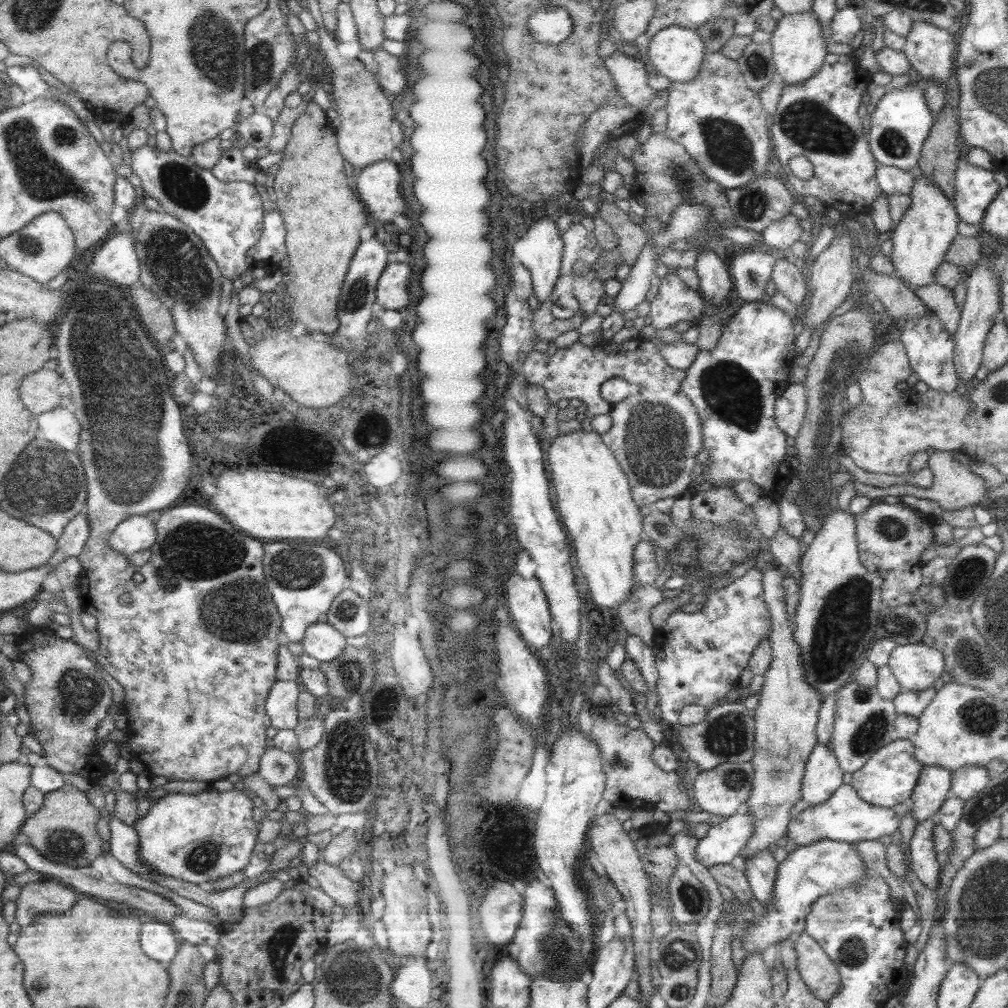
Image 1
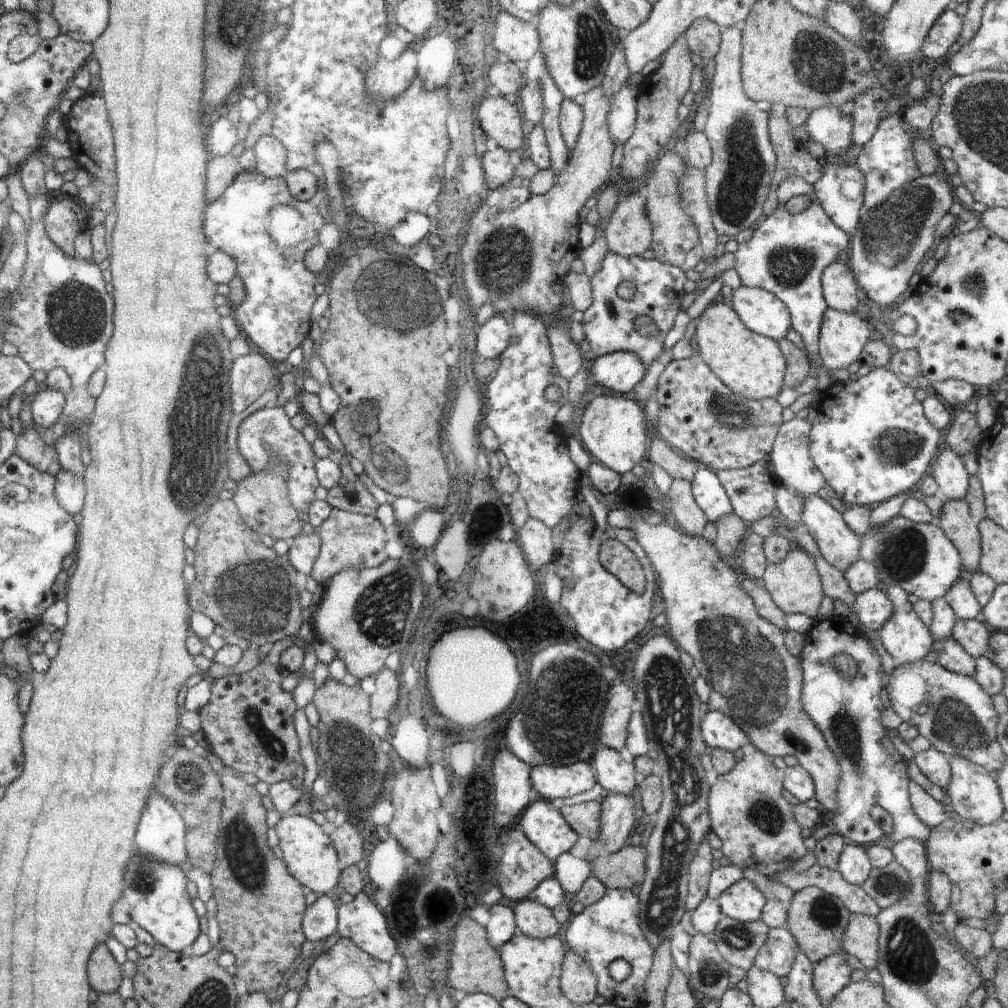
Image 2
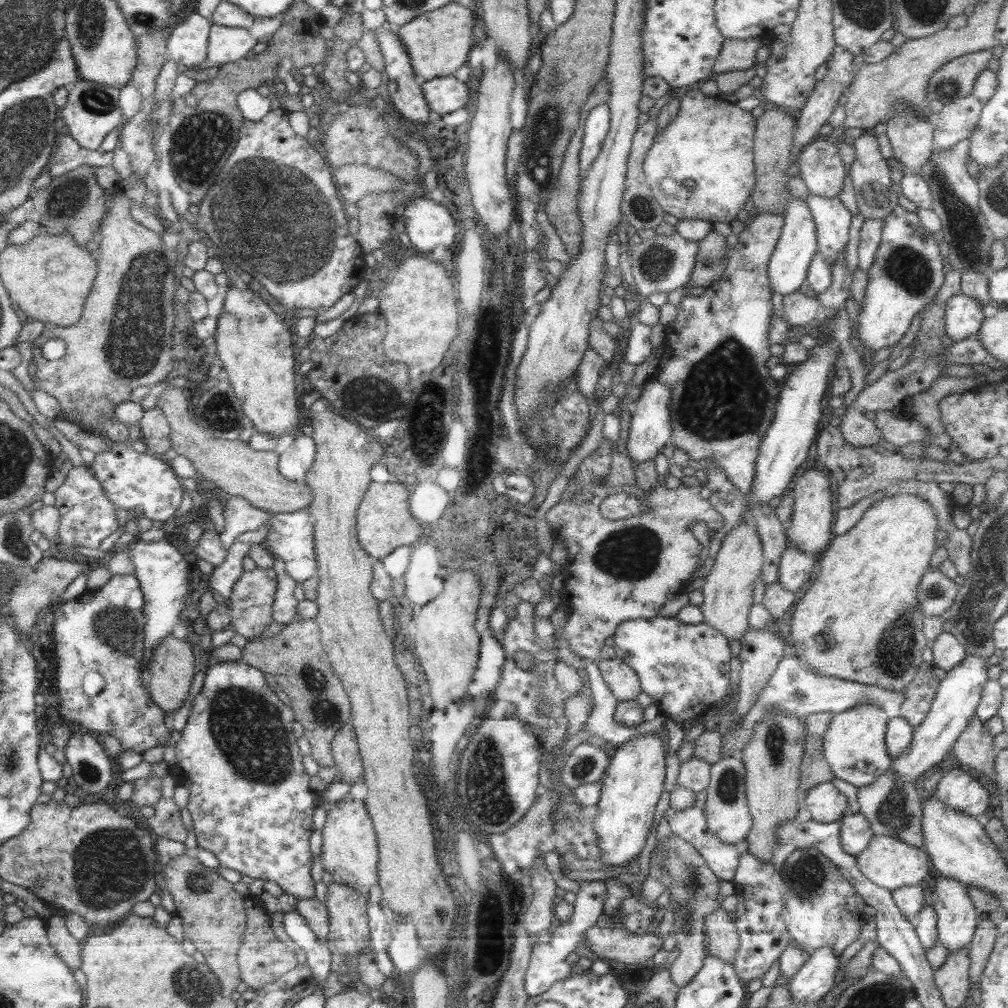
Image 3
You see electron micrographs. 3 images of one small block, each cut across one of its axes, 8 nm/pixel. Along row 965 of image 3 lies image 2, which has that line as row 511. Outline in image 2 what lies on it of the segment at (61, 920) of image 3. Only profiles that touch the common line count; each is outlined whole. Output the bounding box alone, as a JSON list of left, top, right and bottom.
[55,470,85,516]

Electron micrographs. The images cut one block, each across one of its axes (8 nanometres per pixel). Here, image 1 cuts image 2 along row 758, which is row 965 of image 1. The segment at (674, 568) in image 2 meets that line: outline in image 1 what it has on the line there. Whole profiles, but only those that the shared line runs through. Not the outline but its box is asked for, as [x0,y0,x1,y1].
[794,930,841,1003]

